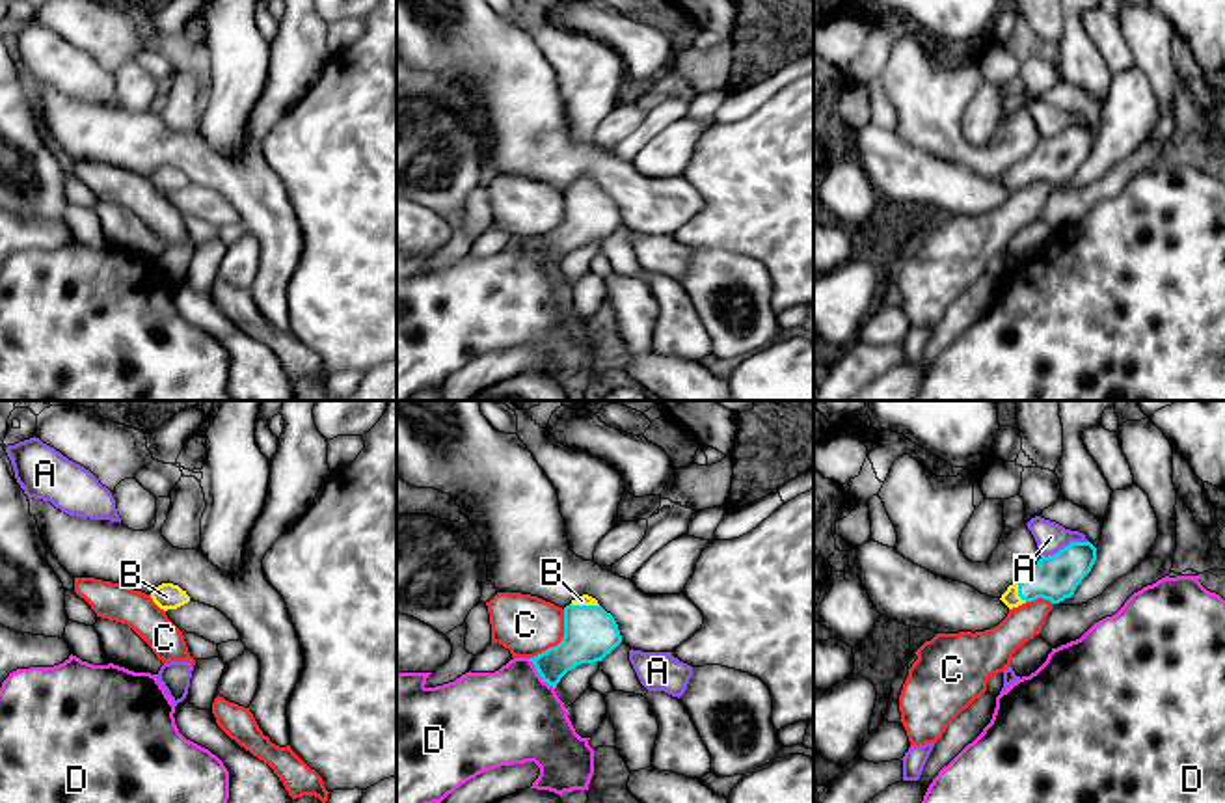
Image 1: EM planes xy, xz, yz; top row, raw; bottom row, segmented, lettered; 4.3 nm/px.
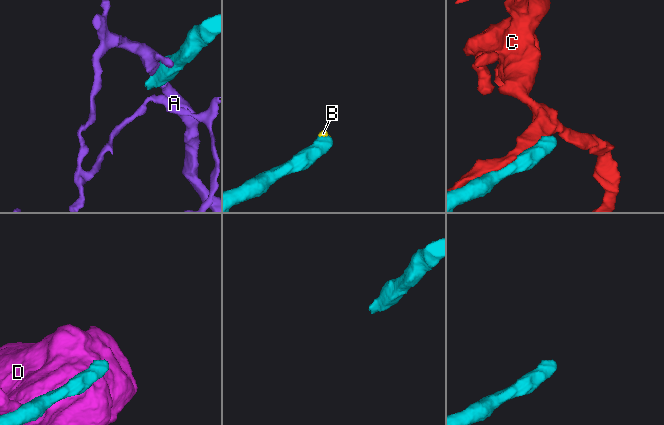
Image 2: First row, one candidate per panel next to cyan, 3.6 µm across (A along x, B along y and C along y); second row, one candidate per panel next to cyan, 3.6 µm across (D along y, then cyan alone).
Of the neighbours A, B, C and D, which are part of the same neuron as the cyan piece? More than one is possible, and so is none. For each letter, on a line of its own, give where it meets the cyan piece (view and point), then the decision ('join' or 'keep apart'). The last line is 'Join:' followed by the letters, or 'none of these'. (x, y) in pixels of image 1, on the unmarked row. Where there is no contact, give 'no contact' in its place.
A: yz (1065, 129) | keep apart
B: xz (585, 189) | join
C: xz (563, 222) | keep apart
D: xz (538, 256) | keep apart
Join: B

